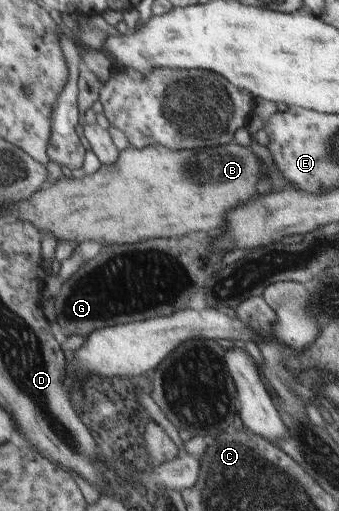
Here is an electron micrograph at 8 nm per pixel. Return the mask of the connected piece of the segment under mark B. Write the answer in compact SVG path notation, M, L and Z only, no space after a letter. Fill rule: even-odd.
M236 143L180 152L163 145L146 146L142 149L131 147L119 152L116 163L102 164L96 172L83 178L61 177L50 187L42 188L31 195L30 199L18 202L18 217L25 222L30 221L34 227L38 227L38 231L48 231L54 233L56 239L68 239L76 243L82 241L98 241L100 245L142 243L142 239L178 237L198 231L210 233L216 227L220 229L226 225L224 219L228 211L236 207L236 203L250 202L252 201L250 197L257 198L260 195L258 183L262 183L263 176L264 173L259 172L258 155L250 148ZM218 195L222 195L220 213L216 207Z

